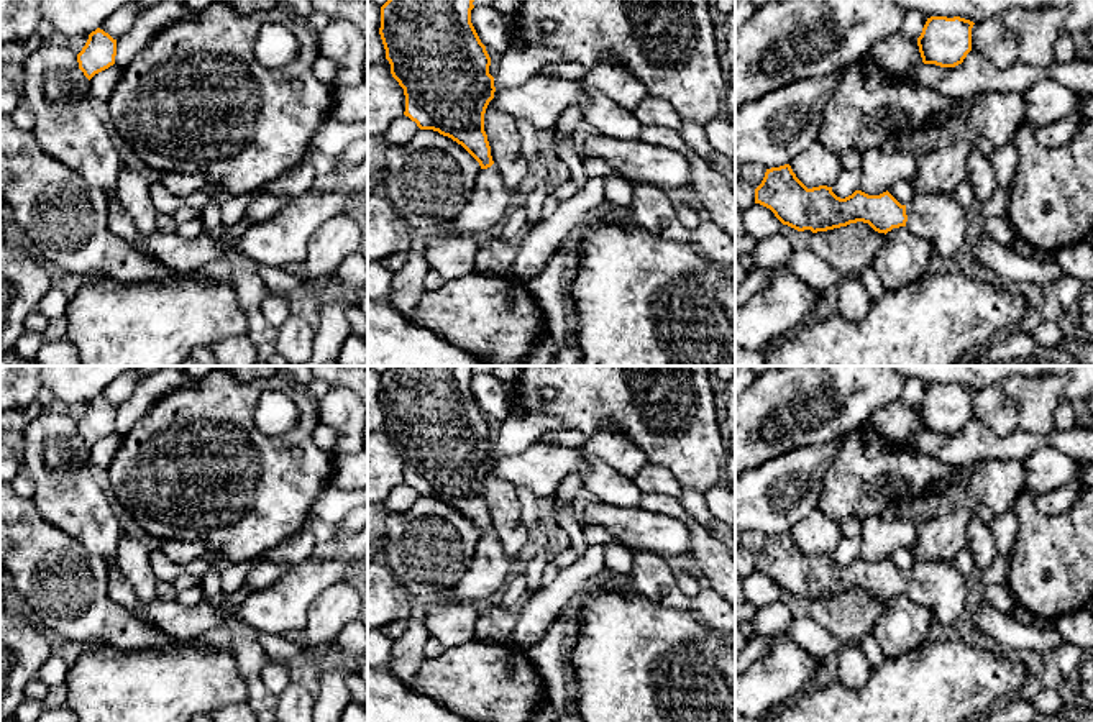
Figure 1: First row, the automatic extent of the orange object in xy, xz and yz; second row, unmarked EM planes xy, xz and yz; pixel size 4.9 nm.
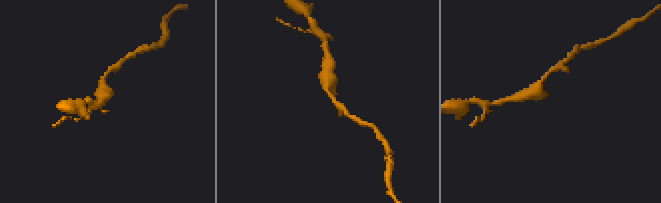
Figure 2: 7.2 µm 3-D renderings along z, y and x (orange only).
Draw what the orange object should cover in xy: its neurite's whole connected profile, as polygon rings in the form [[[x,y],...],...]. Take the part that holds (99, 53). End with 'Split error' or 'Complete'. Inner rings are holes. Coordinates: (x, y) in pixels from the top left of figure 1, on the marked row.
[[[97,28],[89,34],[82,51],[77,54],[79,69],[90,80],[95,74],[115,64],[117,39]]]. Complete

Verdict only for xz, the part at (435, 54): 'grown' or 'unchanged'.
grown

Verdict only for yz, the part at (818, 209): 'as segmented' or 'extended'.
extended

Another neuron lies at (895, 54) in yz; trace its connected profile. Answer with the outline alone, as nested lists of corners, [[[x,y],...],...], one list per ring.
[[[901,33],[876,41],[868,54],[893,77],[906,75],[912,67],[924,64],[917,39],[906,39]]]

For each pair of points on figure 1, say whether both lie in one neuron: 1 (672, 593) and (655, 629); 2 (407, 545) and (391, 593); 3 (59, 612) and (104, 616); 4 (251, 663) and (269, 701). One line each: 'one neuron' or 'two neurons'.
1: two neurons
2: two neurons
3: one neuron
4: one neuron

